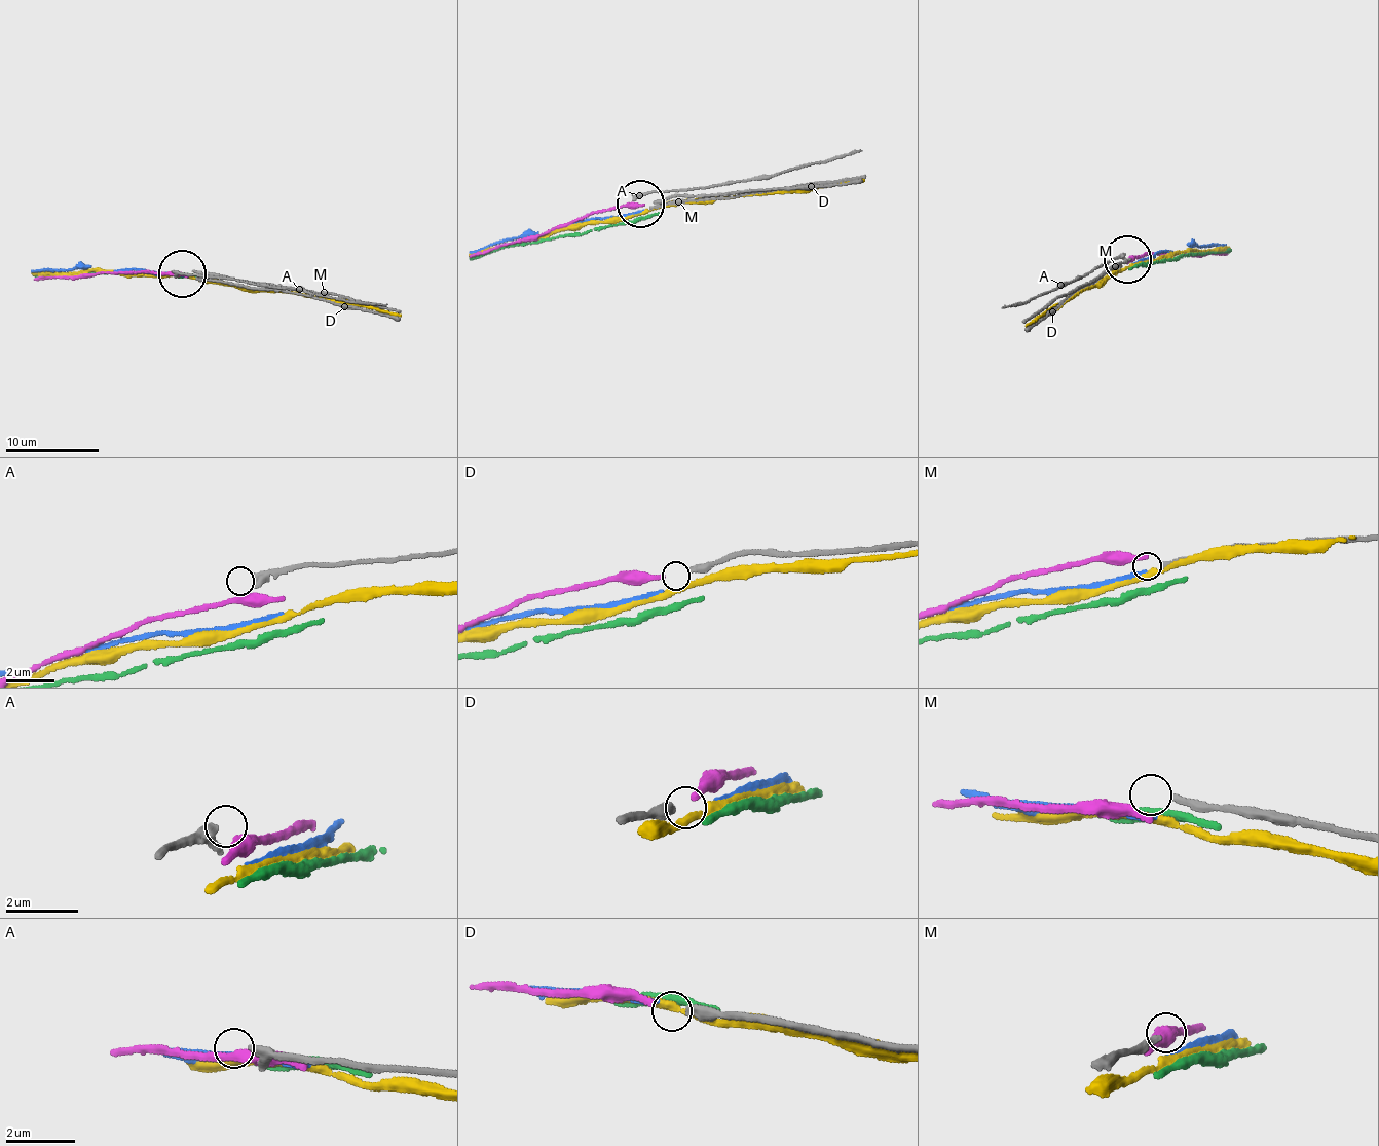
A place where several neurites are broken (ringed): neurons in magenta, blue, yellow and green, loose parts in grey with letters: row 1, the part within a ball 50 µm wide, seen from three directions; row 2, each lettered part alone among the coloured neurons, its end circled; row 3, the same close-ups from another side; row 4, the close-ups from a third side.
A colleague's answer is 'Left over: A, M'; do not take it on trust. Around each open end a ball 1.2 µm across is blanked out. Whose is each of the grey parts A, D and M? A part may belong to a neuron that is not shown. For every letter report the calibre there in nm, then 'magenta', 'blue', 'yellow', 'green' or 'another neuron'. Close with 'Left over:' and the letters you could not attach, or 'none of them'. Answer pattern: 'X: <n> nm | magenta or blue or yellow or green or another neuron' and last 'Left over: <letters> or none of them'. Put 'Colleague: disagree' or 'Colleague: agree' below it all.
A: 320 nm | another neuron
D: 300 nm | magenta
M: 180 nm | another neuron
Left over: A, M
Colleague: agree

